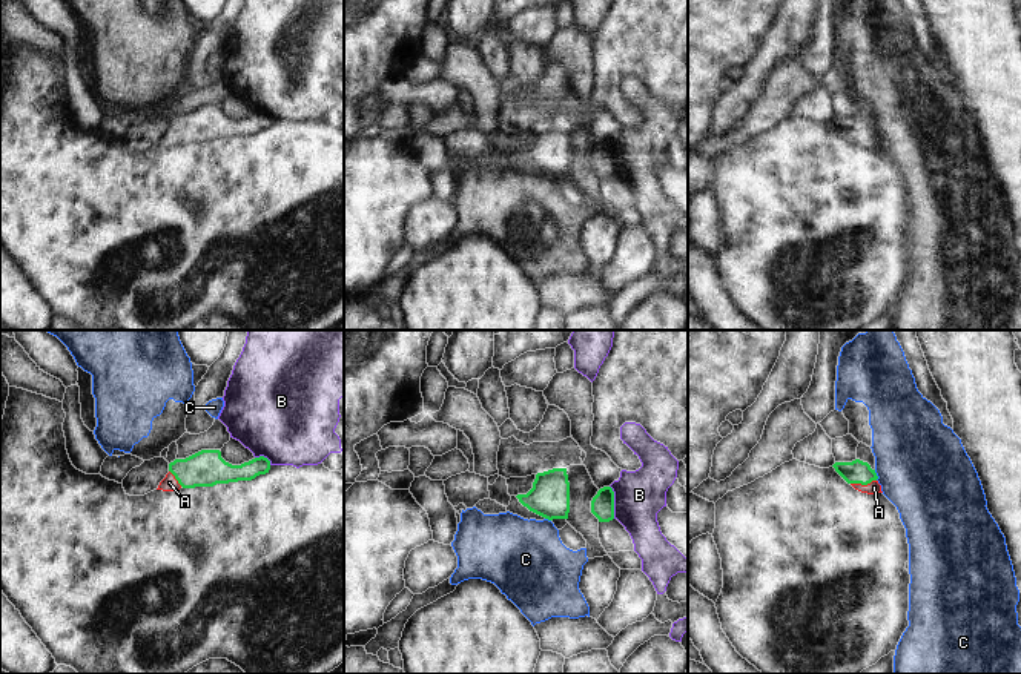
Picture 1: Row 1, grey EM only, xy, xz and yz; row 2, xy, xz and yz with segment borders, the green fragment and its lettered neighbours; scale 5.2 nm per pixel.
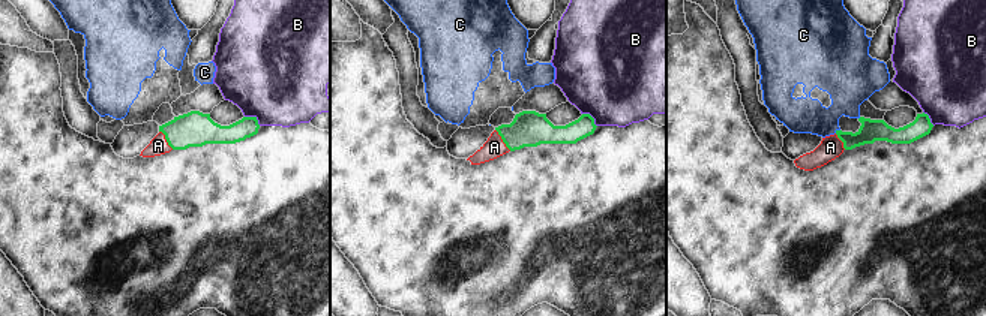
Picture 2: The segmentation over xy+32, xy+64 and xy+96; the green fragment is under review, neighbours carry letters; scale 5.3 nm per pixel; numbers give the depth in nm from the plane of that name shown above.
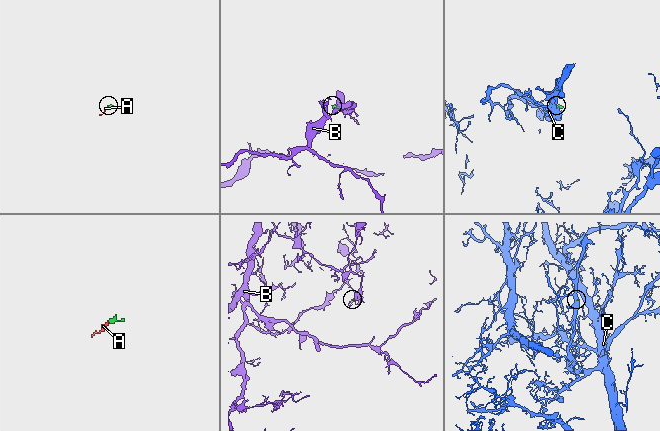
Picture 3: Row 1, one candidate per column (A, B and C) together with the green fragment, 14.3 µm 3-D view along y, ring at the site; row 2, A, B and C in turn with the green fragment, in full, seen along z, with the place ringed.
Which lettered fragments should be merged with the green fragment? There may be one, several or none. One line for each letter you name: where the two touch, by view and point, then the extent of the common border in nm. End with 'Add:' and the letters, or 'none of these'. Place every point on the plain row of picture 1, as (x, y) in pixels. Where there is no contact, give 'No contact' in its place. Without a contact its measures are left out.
A: Touches green at yz (863, 140). Shared border 140 nm
Add: A

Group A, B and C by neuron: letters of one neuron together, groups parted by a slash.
A / B / C

